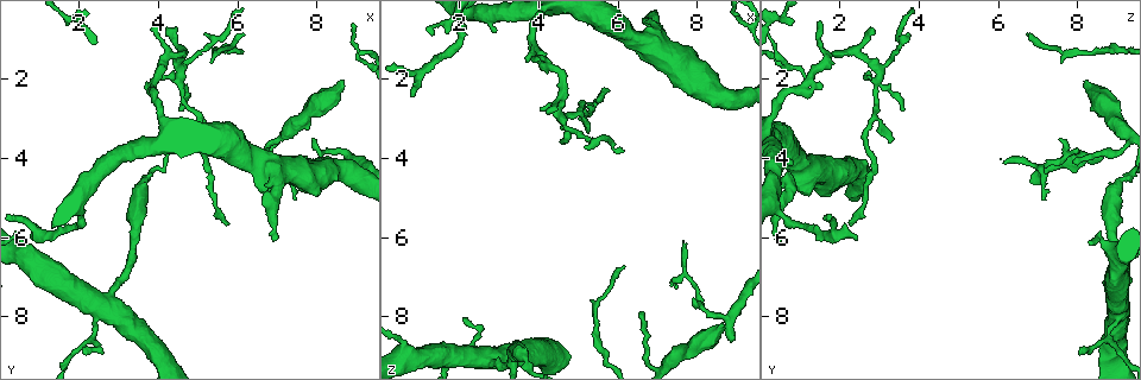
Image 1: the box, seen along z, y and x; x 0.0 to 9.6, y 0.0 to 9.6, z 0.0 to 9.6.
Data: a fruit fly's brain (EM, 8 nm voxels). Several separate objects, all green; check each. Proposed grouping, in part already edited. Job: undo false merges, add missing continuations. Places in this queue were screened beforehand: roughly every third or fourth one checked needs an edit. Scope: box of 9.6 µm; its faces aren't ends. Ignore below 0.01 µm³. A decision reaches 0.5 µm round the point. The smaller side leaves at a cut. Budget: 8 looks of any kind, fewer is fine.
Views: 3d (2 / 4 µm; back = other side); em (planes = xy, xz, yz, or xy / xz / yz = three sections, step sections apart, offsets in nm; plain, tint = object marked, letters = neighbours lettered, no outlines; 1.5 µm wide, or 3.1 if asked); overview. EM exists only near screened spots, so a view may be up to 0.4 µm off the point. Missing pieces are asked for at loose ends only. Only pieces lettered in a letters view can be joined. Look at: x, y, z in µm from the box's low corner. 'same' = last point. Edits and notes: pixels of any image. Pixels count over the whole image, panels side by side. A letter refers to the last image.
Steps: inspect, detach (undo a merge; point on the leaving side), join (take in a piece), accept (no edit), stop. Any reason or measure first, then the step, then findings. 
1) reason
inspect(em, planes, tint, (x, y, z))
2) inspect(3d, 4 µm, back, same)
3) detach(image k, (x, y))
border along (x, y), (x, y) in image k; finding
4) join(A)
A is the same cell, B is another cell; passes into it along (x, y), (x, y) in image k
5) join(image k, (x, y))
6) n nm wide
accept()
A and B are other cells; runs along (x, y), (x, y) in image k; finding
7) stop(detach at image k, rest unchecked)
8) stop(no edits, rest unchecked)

free end
inspect(em, yz, step 8, tint, (8.60, 2.10, 8.30))

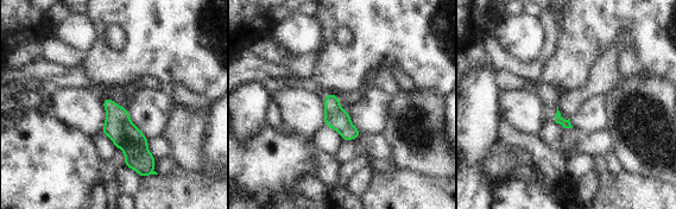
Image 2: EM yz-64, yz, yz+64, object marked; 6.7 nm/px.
inspect(em, planes, tint, same)

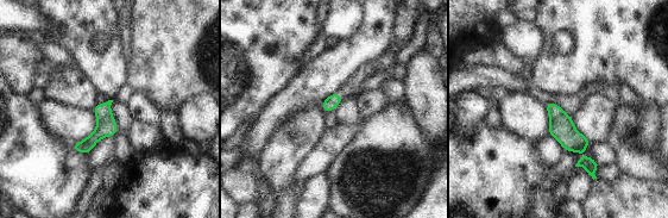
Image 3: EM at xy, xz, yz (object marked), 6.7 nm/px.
inspect(em, planes, letters, same)

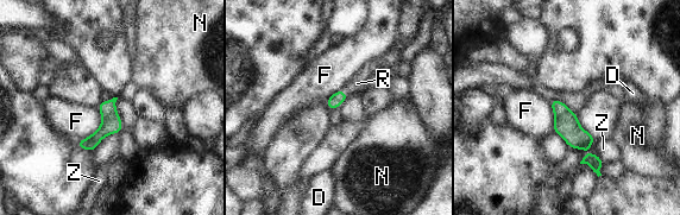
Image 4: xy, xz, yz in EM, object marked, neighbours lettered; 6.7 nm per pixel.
join(R)
R is the same cell, D, F, N and Z are other cells; the cell continues

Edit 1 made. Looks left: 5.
inspect(overview)

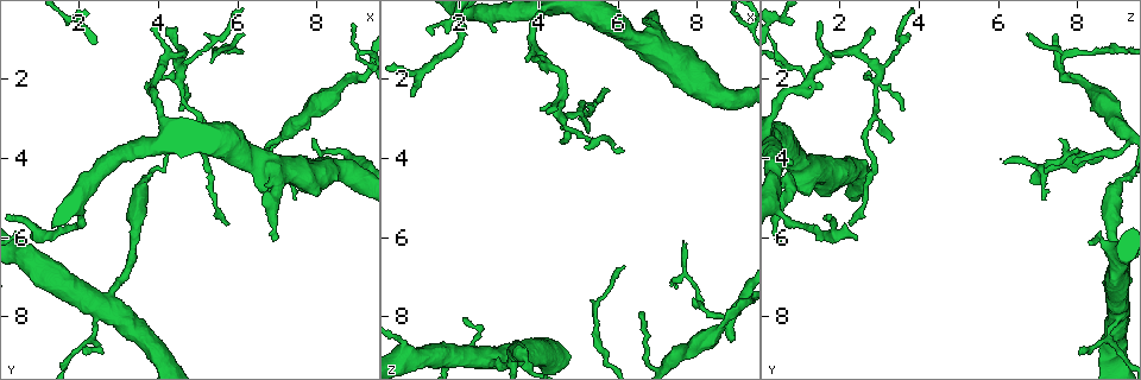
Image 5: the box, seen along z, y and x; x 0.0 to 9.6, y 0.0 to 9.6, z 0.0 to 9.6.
thin end
inspect(3d, 4 µm, (7.90, 3.45, 7.55))

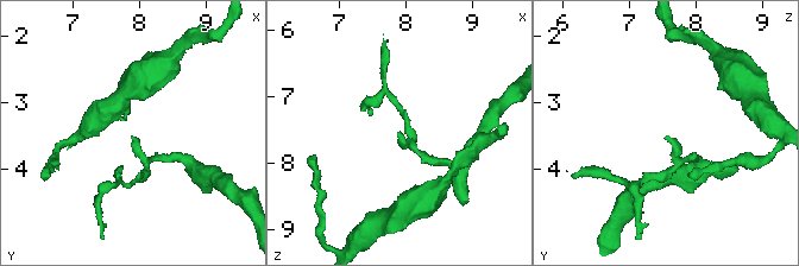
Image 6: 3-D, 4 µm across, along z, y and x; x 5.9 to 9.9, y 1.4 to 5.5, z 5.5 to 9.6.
inspect(em, planes, letters, (7.90, 3.50, 7.55))

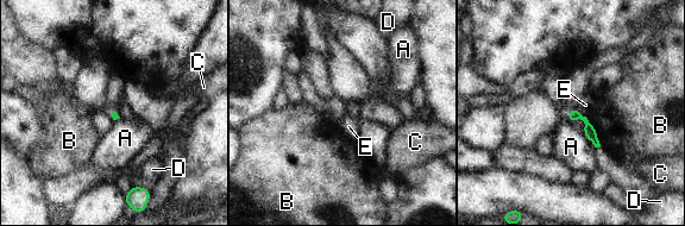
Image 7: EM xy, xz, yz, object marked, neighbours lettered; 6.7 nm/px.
accept()
A, B, C, D and E are other cells; border along (574, 110), (585, 117) in image 7; no lettered piece goes on from it

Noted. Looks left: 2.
free end
inspect(em, planes, letters, (2.05, 8.80, 8.00))

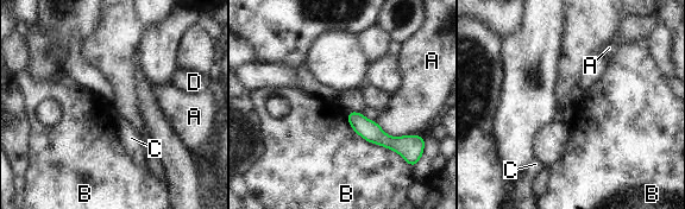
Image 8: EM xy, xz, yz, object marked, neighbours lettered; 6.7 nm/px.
accept()
A, B, C and D are other cells; runs along (350, 114), (384, 140), (404, 139) in image 8; none of them fits

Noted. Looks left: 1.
stop(join at image 4, rest unchecked)

